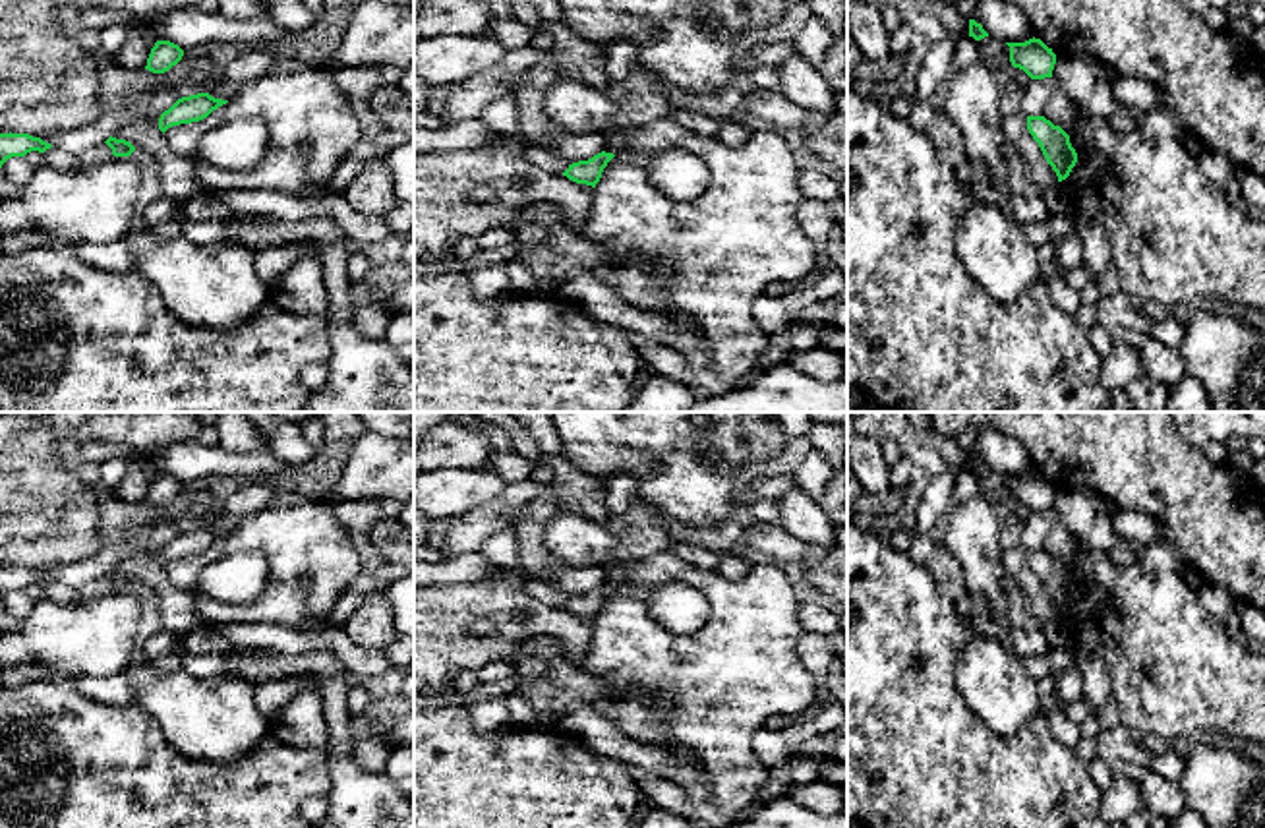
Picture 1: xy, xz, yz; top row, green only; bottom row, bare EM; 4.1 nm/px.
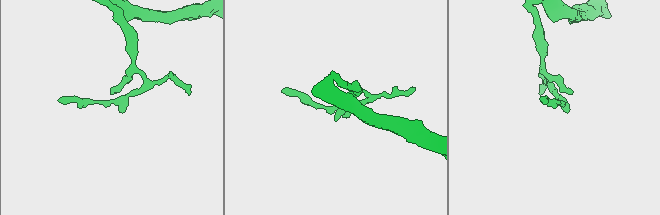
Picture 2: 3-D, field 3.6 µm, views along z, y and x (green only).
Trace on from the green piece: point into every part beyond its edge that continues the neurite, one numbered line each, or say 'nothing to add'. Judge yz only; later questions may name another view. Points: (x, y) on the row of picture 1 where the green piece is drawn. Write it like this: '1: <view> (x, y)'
nothing to add

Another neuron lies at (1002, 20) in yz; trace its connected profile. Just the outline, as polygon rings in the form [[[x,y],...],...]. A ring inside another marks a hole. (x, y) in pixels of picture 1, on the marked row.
[[[979,0],[971,19],[983,25],[992,39],[1004,43],[1025,43],[1035,31],[1023,10],[1004,0]]]

